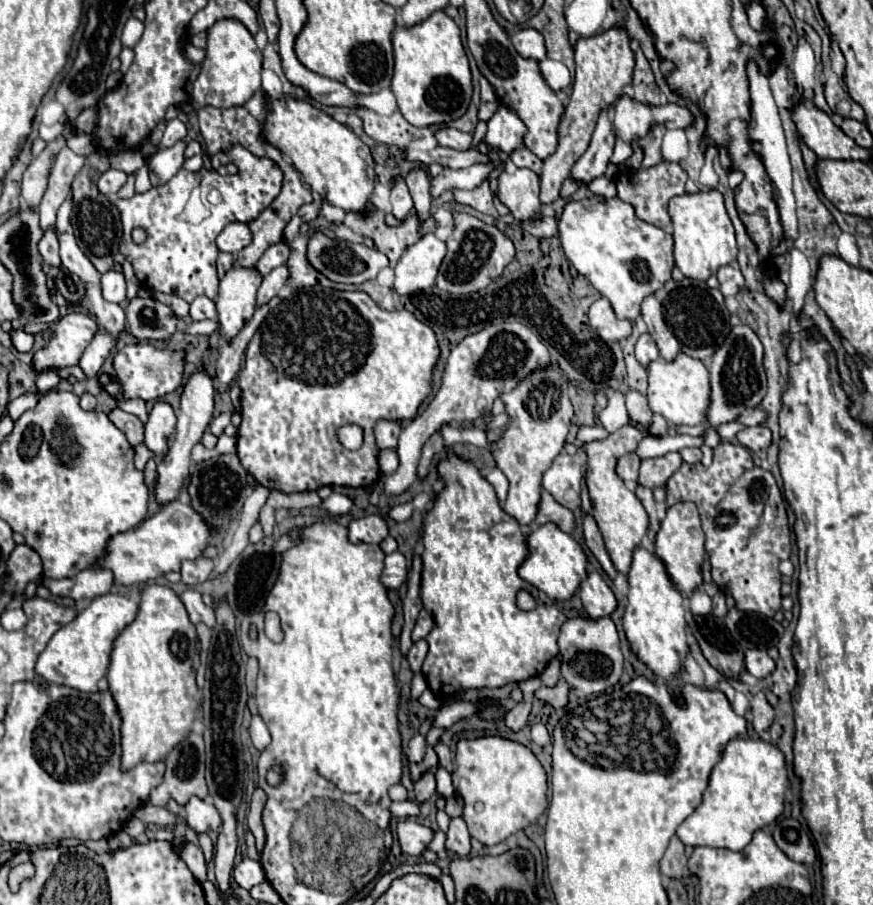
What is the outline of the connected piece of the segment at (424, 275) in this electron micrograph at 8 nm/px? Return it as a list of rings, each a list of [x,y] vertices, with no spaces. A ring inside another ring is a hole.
[[[425,233],[413,247],[409,247],[397,267],[393,289],[399,295],[413,295],[433,287],[441,259],[445,257],[445,243],[433,233]]]

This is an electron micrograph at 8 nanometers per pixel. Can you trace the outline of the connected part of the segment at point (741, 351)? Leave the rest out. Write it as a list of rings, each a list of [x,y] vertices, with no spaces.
[[[747,325],[731,329],[729,337],[717,349],[711,361],[711,407],[707,411],[707,425],[717,429],[721,423],[735,421],[743,411],[755,409],[767,393],[767,377],[763,369],[763,345]]]

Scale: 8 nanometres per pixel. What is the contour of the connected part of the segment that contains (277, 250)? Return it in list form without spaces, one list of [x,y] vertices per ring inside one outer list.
[[[275,243],[273,247],[269,247],[263,257],[259,259],[259,263],[255,265],[255,269],[259,271],[259,275],[267,275],[271,273],[275,267],[279,265],[285,265],[287,263],[287,257],[289,257],[289,247],[285,243]]]

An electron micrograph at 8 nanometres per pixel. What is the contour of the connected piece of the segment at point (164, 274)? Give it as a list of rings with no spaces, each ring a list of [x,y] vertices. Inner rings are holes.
[[[233,147],[233,151],[227,153],[217,153],[211,157],[213,169],[201,169],[199,173],[189,173],[185,169],[181,169],[169,183],[161,185],[161,187],[153,187],[147,193],[137,193],[131,199],[117,199],[115,207],[121,213],[121,225],[123,225],[123,239],[119,245],[119,251],[133,263],[135,275],[141,281],[141,285],[145,289],[155,289],[155,291],[163,291],[169,295],[177,295],[181,299],[185,299],[187,303],[191,303],[195,297],[205,295],[209,299],[217,297],[217,289],[219,289],[219,279],[217,279],[217,269],[215,269],[215,261],[217,261],[217,247],[215,247],[215,239],[217,235],[223,231],[225,225],[233,223],[233,221],[241,221],[241,223],[251,223],[253,219],[257,219],[257,215],[261,215],[261,211],[279,195],[281,191],[281,181],[283,181],[283,171],[279,169],[277,163],[273,163],[267,157],[255,157],[251,155],[247,149],[243,147]],[[233,163],[239,169],[239,175],[219,175],[215,167],[219,165],[229,165]],[[211,191],[219,193],[219,203],[217,205],[209,205],[207,197]],[[191,193],[199,193],[199,203],[195,205],[193,211],[187,209],[187,203],[191,201]],[[133,227],[145,227],[147,229],[147,241],[141,245],[135,245],[131,239],[131,229]]]

